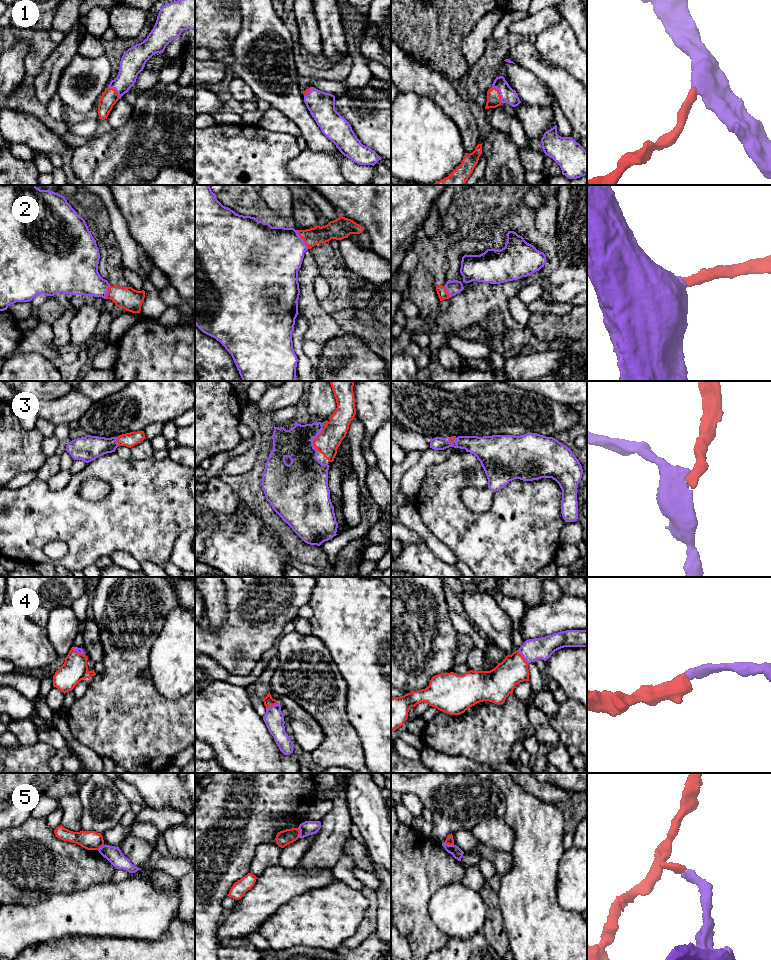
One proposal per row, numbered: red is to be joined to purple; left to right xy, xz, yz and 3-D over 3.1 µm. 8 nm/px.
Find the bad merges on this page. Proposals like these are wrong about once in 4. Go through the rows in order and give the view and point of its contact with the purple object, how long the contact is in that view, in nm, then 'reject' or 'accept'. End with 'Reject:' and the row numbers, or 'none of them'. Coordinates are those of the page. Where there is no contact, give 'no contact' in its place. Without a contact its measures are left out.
1: yz (499, 92) | 150 nm | accept
2: xz (302, 239) | 180 nm | accept
3: xz (314, 438) | 190 nm | accept
4: yz (523, 657) | 140 nm | accept
5: xz (300, 832) | 90 nm | reject
Reject: 5

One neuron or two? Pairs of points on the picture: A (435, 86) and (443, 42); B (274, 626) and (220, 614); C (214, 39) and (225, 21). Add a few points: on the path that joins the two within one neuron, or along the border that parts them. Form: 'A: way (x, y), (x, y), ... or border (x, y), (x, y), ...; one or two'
A: border (416, 63), (422, 63), (448, 77); two
B: border (225, 592), (226, 620), (213, 630); two
C: way (217, 35), (217, 29), (221, 25); one

